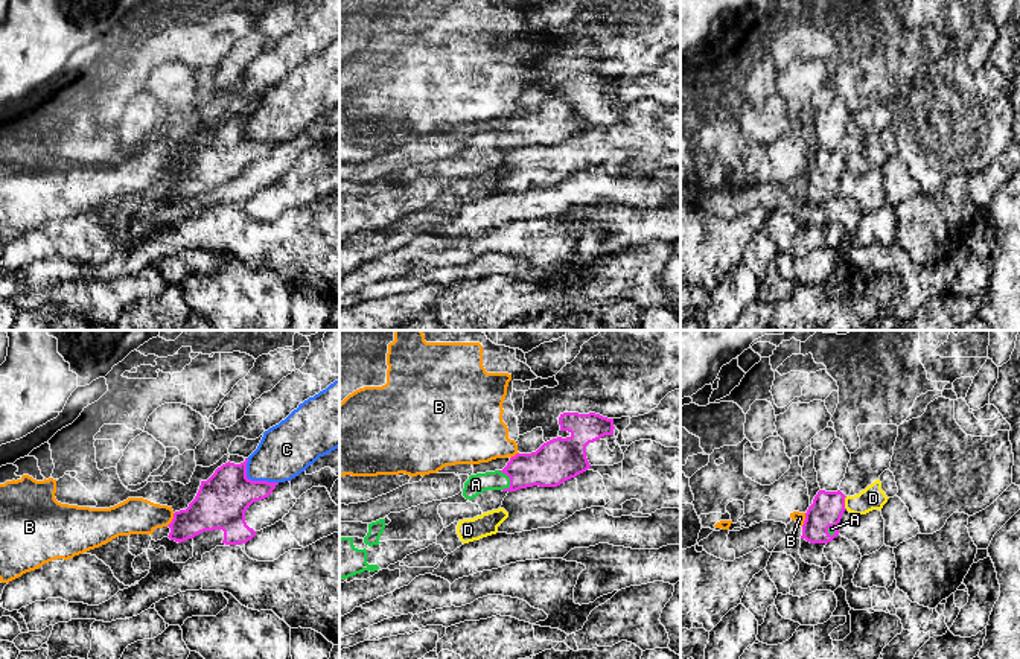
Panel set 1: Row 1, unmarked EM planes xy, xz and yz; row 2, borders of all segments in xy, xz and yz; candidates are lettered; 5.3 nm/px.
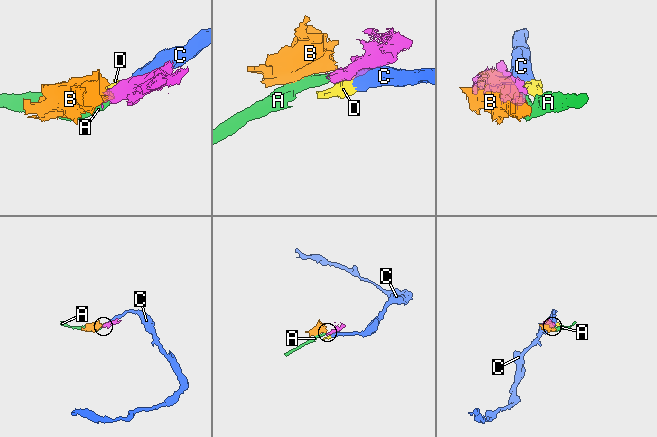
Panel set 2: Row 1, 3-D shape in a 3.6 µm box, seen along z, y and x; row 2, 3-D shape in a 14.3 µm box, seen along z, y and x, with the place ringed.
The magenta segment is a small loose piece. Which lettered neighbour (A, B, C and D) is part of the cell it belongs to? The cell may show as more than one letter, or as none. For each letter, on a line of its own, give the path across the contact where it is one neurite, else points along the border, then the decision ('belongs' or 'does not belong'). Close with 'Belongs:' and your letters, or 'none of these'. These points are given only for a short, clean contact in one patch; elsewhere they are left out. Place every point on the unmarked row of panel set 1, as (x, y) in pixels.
A: runs through xz (553, 122), (509, 136), (475, 143); belongs
B: border along xy (174, 172), (174, 177), (166, 184); does not belong
C: does not belong
D: border along yz (847, 155), (845, 168); does not belong
Belongs: A

